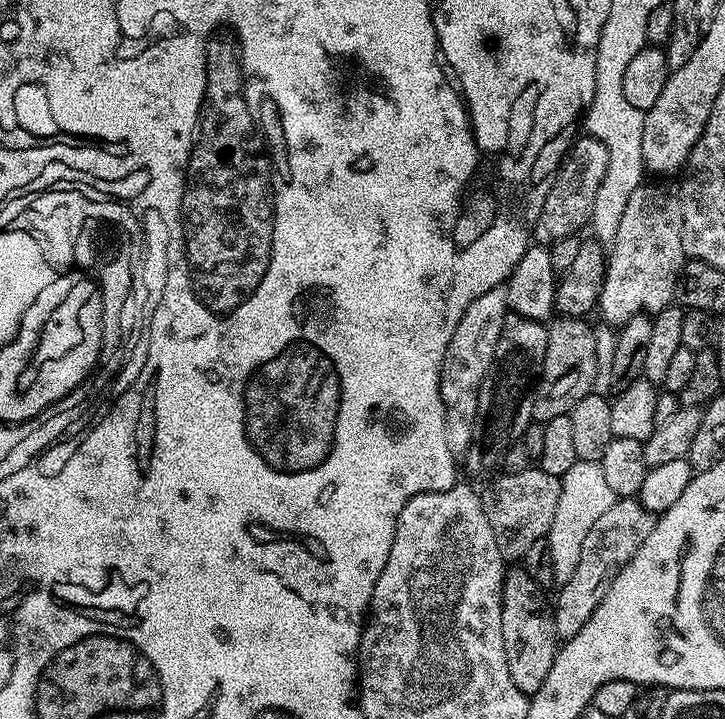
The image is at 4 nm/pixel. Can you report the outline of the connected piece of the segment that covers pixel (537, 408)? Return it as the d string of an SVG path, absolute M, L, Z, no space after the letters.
M556 318L547 325L548 341L546 358L536 382L532 397L532 419L536 422L547 422L559 416L569 415L582 398L586 398L594 386L598 370L596 353L596 328L588 325L584 318Z

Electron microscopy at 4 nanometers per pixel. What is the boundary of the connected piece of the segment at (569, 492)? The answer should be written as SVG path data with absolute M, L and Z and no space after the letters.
M577 460L566 474L560 477L560 493L558 494L558 510L554 510L554 522L550 522L550 530L547 534L547 542L550 546L550 560L554 562L554 581L557 585L570 582L570 577L574 575L574 570L578 566L578 557L582 555L582 546L586 543L586 534L590 534L590 529L610 506L614 506L617 496L614 490L610 490L610 485L606 483L606 478L602 475L602 466L595 460Z

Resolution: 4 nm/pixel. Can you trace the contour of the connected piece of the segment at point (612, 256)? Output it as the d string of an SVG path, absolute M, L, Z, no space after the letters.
M647 183L640 184L638 190L630 194L618 234L606 252L605 284L598 315L608 326L622 326L641 313L658 313L676 299L676 283L686 263L682 250L682 206L675 191L648 187Z

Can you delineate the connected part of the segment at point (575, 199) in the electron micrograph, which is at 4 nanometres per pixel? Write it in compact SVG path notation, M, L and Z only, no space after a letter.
M592 136L577 137L568 149L560 167L551 177L552 185L546 194L544 204L540 207L538 222L534 229L534 240L537 245L547 246L558 242L558 238L570 238L583 233L589 227L594 198L598 198L598 186L602 186L602 178L606 178L606 166L610 162L610 154L606 154L606 146Z

